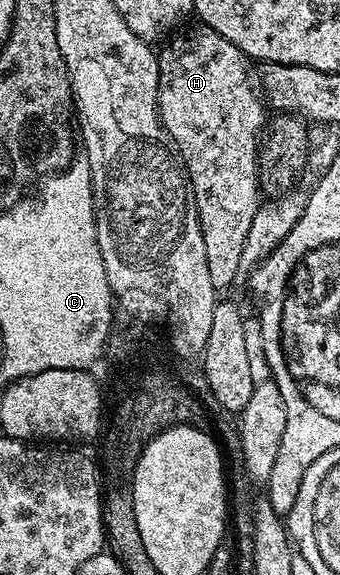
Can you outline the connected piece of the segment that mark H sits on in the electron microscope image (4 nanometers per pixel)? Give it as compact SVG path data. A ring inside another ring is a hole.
M196 25L190 30L182 29L174 33L164 43L166 46L157 54L159 68L157 106L161 110L161 122L184 153L189 178L193 182L197 214L200 216L201 230L208 245L211 282L218 290L224 290L233 280L238 279L239 260L245 238L261 203L260 166L257 156L259 143L267 126L267 117L265 118L267 106L262 99L262 103L257 99L259 90L254 79L253 82L249 79L250 63L241 50L235 48L231 40L219 36L219 32L215 32L209 26Z

